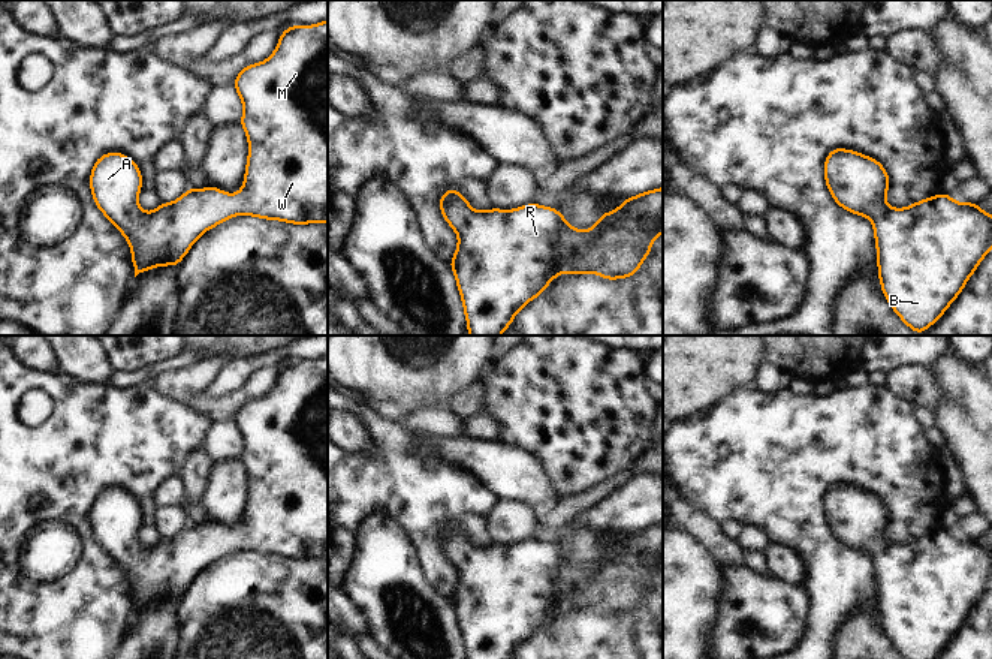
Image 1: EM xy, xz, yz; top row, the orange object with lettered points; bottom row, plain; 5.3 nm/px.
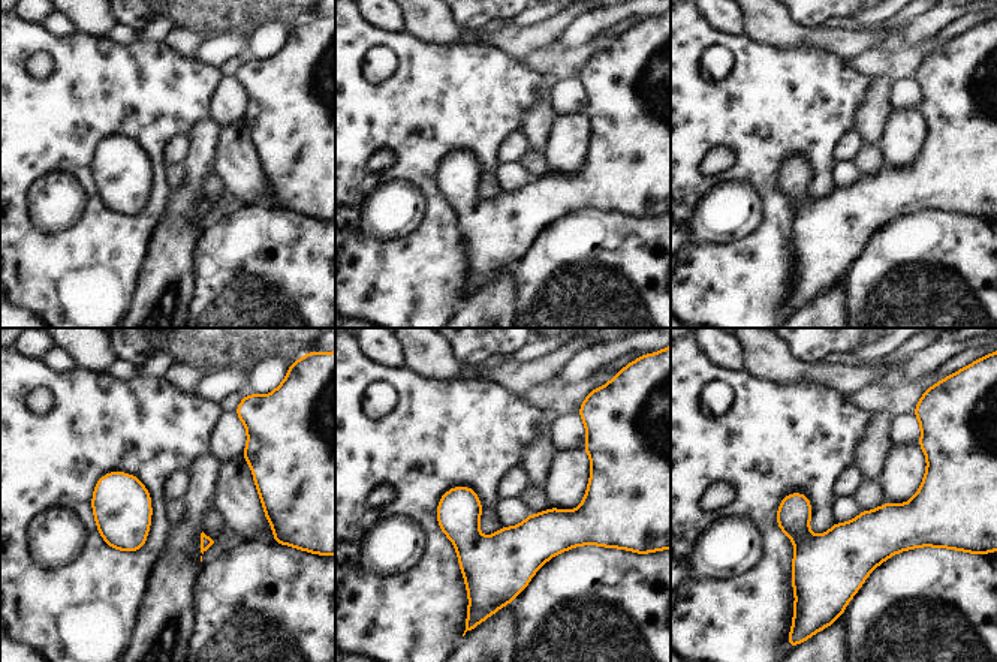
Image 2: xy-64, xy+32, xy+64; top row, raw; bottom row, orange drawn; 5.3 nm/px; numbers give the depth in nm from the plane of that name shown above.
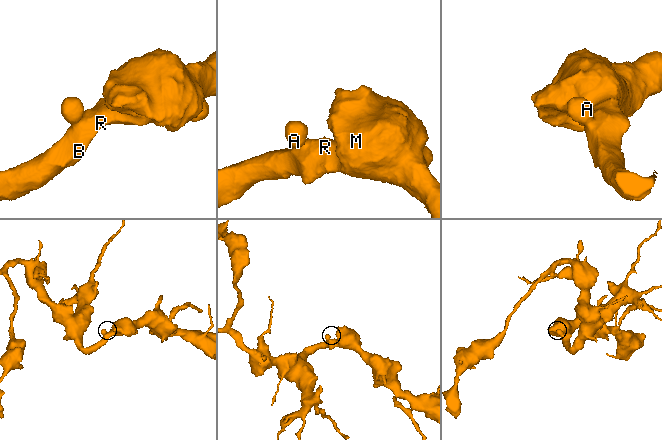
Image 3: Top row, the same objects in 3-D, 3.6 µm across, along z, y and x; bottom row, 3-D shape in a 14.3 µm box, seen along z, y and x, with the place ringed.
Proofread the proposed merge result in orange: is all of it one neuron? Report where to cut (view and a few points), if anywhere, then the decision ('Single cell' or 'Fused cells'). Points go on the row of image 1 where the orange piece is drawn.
No split. Single cell.

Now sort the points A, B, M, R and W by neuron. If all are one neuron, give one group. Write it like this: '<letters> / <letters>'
A B M R W

